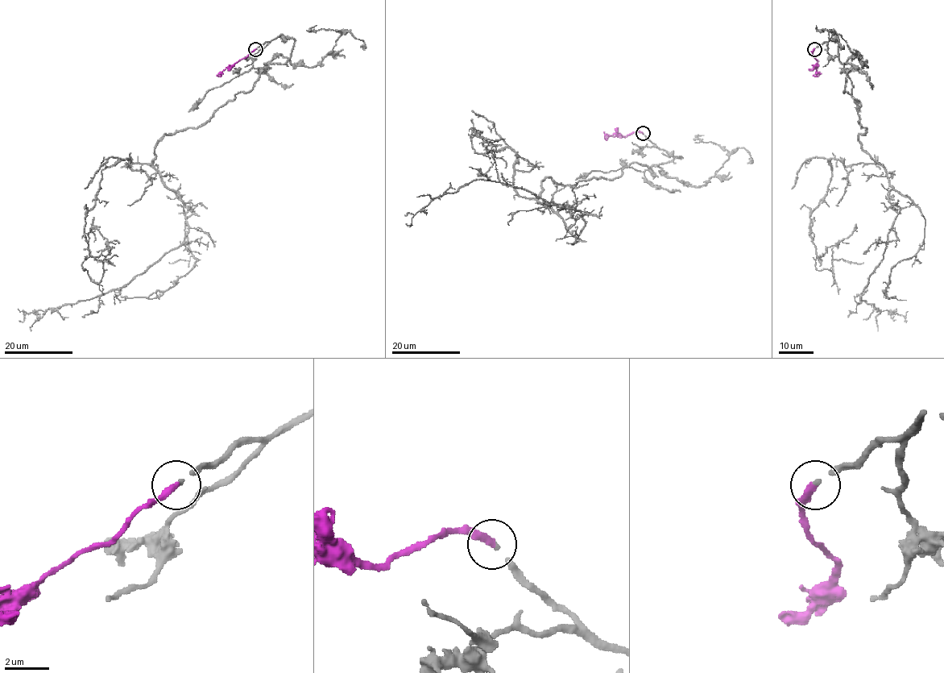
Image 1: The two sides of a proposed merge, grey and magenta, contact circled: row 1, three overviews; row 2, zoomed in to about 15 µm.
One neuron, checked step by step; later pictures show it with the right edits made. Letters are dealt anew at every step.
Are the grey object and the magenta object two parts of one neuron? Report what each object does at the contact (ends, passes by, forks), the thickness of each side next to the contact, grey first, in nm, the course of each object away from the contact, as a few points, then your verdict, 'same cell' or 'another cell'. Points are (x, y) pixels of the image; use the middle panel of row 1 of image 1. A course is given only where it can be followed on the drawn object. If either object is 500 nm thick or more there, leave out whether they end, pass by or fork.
grey ends; magenta ends; calibres 120 and 340 nm; course grey (643, 133), (681, 158), (547, 177), (538, 200), (572, 217), (481, 179), (406, 223); course magenta (643, 133), (633, 131), (626, 136), (607, 136), (603, 131); same cell

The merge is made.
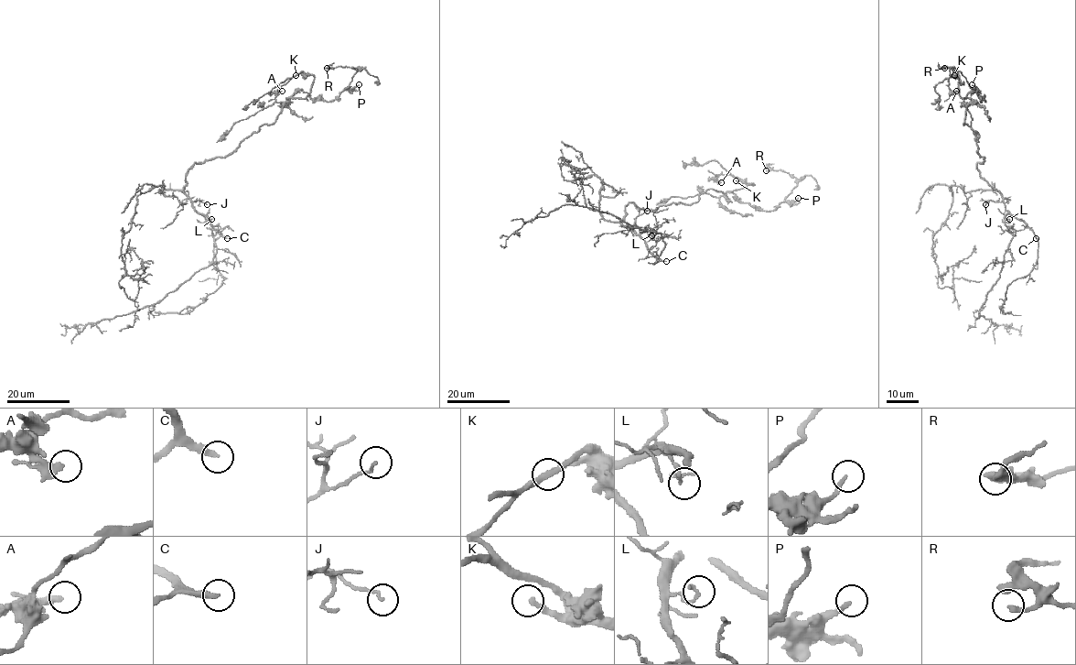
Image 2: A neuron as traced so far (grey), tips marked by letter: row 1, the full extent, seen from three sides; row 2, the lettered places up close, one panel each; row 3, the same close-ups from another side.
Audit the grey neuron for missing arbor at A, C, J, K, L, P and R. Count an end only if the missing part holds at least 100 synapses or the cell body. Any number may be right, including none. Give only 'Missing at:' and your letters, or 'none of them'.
Missing at: C

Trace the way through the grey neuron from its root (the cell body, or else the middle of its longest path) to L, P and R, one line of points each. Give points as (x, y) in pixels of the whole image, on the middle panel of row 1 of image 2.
L: (625, 210), (622, 223), (637, 234), (648, 231), (651, 235)
P: (625, 210), (630, 202), (646, 210), (691, 204), (709, 189), (726, 198), (732, 192), (765, 211), (798, 198)
R: (625, 210), (630, 202), (646, 210), (691, 204), (714, 189), (773, 211), (797, 179), (780, 170), (766, 170)

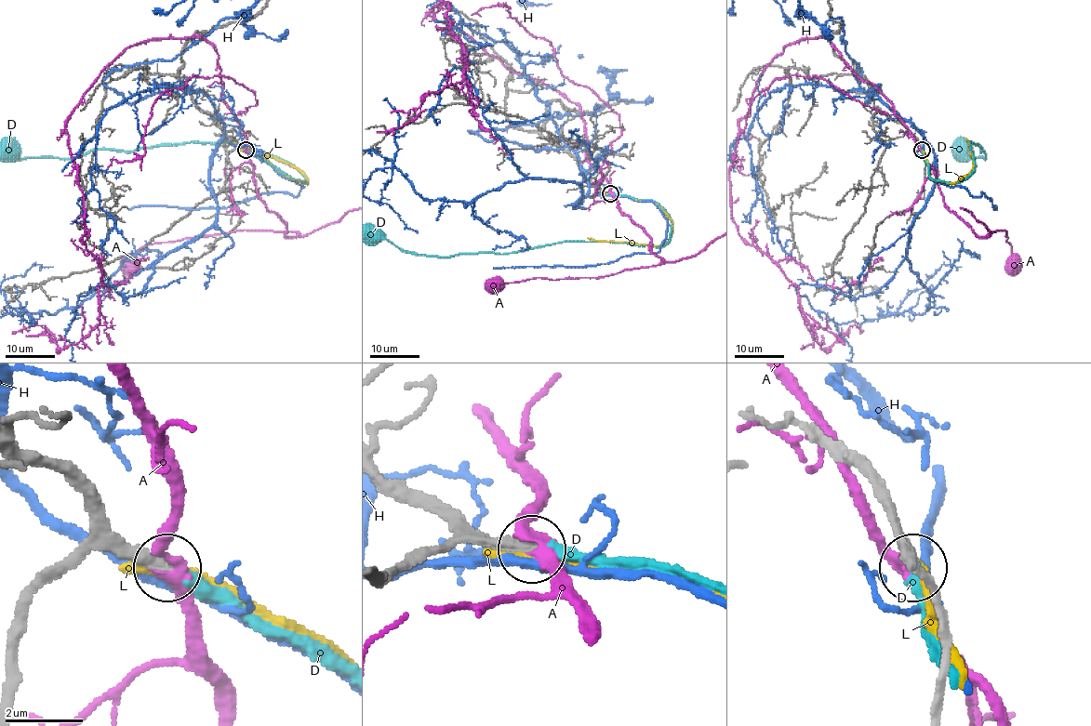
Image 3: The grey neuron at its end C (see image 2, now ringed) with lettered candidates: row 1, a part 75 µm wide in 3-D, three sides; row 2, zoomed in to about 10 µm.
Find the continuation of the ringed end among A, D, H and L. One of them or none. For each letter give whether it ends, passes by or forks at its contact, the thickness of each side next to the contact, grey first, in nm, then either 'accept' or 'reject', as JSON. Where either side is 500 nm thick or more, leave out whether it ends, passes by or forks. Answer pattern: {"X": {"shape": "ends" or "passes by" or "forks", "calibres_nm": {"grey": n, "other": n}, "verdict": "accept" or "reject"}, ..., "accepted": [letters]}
{"A": {"shape": "passes by", "calibres_nm": {"grey": 360, "other": 360}, "verdict": "reject"}, "D": {"shape": "ends", "calibres_nm": {"grey": 320, "other": 280}, "verdict": "accept"}, "H": {"shape": "passes by", "calibres_nm": {"grey": 380, "other": 260}, "verdict": "reject"}, "L": {"shape": "ends", "calibres_nm": {"grey": 400, "other": 340}, "verdict": "reject"}, "accepted": ["D"]}

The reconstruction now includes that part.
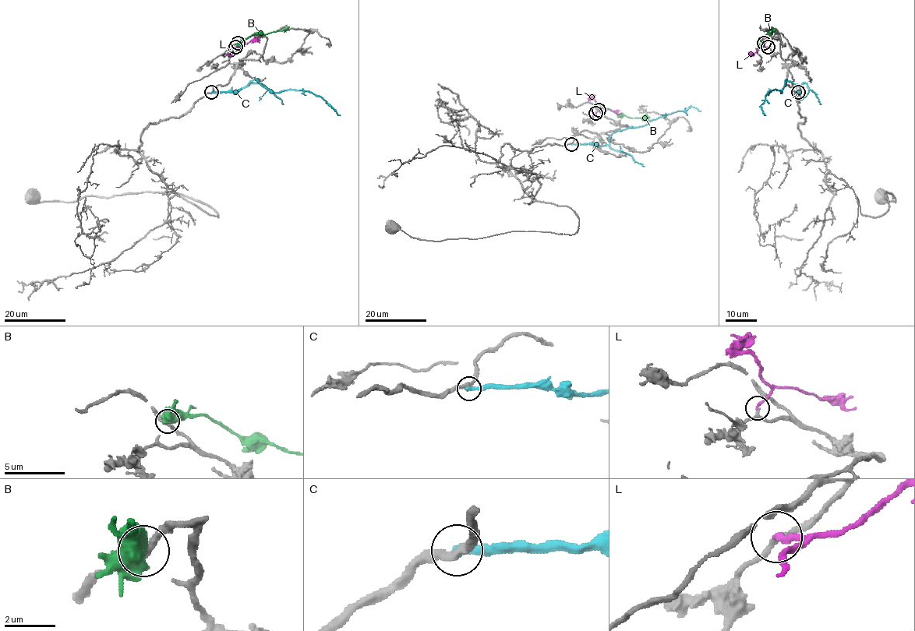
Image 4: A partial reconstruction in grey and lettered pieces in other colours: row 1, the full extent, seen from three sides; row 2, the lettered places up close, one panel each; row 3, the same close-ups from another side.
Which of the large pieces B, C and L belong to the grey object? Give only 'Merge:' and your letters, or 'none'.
Merge: L

